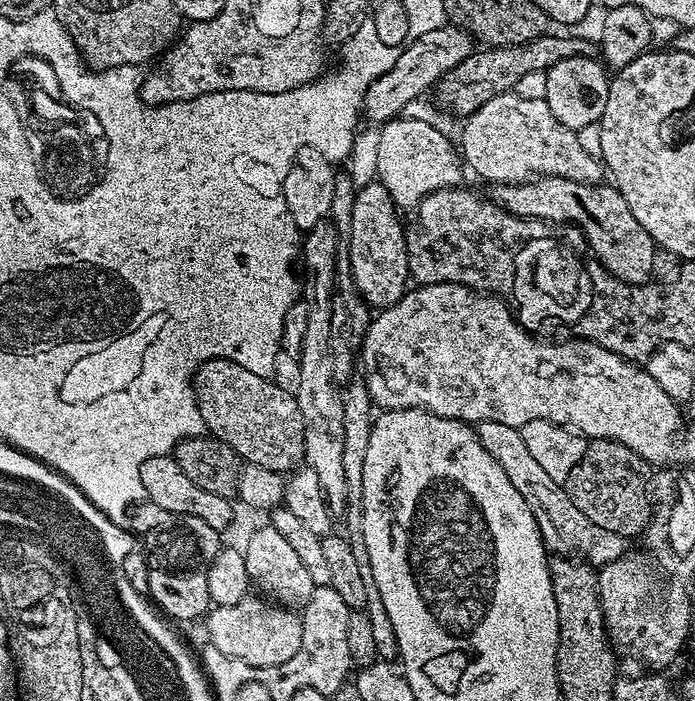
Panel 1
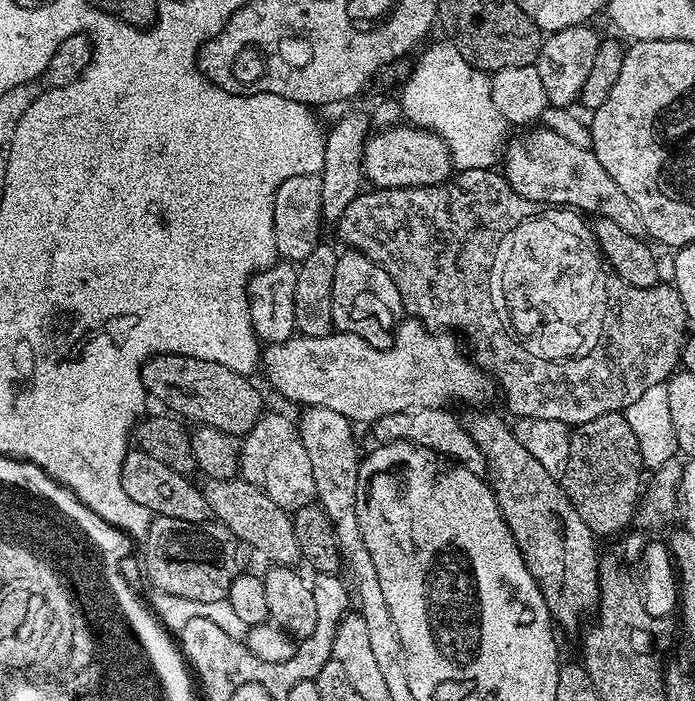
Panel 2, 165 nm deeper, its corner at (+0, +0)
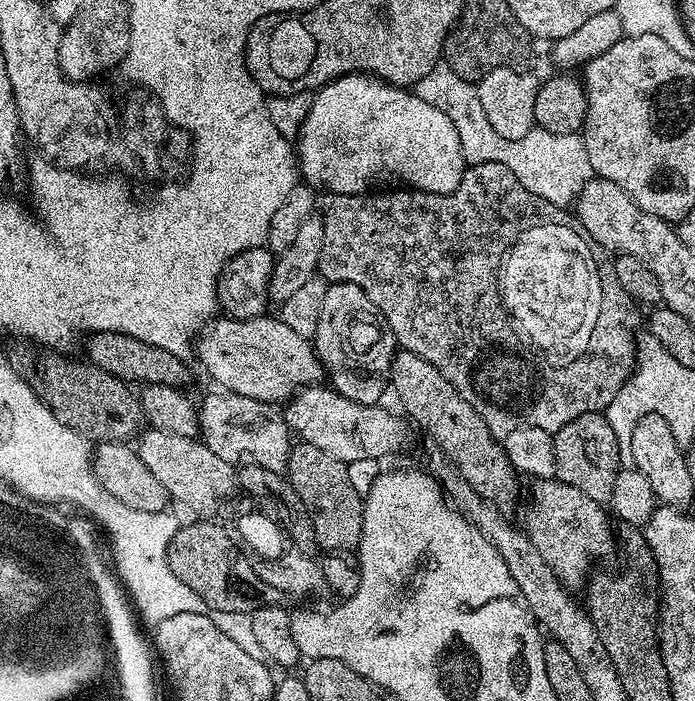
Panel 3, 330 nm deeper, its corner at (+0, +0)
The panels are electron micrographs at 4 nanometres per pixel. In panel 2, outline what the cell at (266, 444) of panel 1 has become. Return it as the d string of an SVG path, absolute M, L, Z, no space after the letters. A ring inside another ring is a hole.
M167 352L146 361L140 370L140 376L144 379L145 393L151 399L153 396L154 399L161 400L169 408L165 408L169 413L185 421L200 420L196 422L216 428L233 438L243 437L244 433L249 432L265 411L259 390L248 381L251 379L218 362L206 362Z

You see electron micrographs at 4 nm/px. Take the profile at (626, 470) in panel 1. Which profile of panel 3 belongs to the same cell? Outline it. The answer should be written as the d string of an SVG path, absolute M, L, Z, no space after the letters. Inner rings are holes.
M587 412L574 422L566 422L554 433L554 458L556 459L555 479L575 486L601 502L608 502L614 489L615 476L622 469L622 449L618 446L618 438L614 438L614 430L610 430L607 415L598 412Z

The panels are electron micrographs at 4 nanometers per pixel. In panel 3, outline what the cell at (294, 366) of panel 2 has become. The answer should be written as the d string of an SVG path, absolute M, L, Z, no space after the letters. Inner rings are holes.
M265 314L249 320L220 319L213 319L212 323L200 333L194 344L194 356L195 359L200 359L201 366L220 383L217 385L221 389L276 406L279 405L279 400L287 402L297 390L315 385L319 381L316 380L319 376L321 379L322 363L316 357L313 341L296 334L275 315Z

